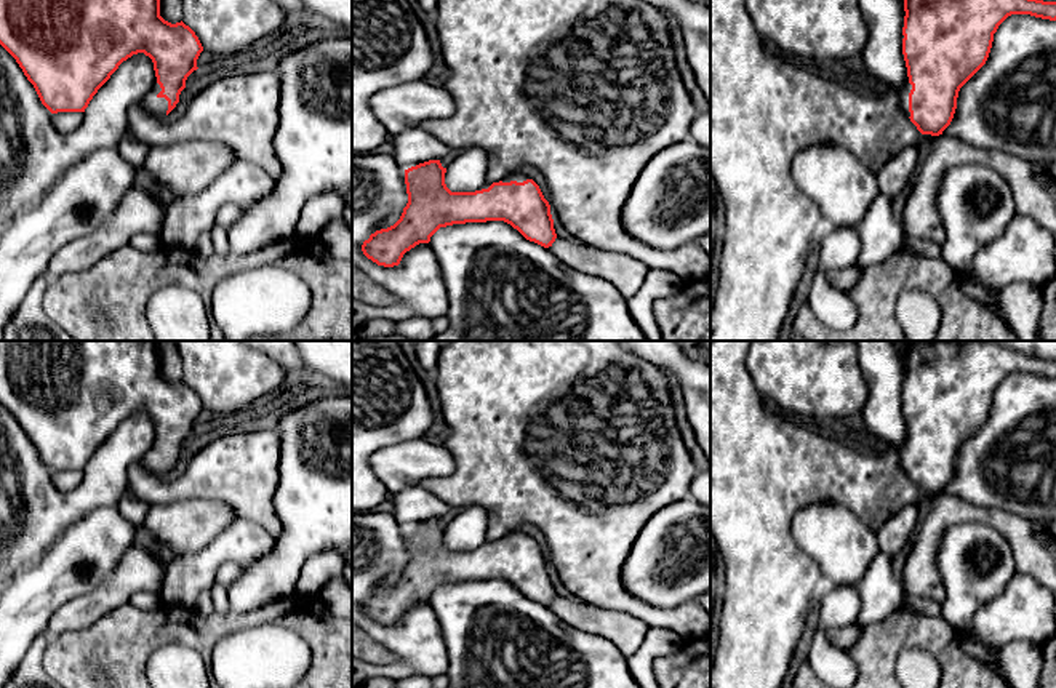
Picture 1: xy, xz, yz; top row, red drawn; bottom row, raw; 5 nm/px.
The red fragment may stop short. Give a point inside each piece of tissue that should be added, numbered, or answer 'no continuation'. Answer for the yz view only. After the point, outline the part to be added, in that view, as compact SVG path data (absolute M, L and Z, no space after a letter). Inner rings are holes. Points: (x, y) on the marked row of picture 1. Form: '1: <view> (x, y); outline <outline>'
1: yz (903, 93); outline M907 77L906 85L896 91L896 94L901 101L901 107L907 117L910 117L910 112L909 112L909 93L910 93L910 90L912 90L912 85L909 83L909 77Z

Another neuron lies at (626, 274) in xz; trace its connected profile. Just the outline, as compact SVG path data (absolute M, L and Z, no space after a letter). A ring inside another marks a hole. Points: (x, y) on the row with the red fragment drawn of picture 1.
M557 237L549 250L568 267L610 282L626 299L642 290L648 274L642 261L618 251L598 250L578 238Z

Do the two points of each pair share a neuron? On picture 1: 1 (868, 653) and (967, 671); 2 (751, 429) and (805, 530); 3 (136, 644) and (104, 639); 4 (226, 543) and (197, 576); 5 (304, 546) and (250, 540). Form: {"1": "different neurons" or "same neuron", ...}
{"1": "same neuron", "2": "different neurons", "3": "same neuron", "4": "same neuron", "5": "different neurons"}

